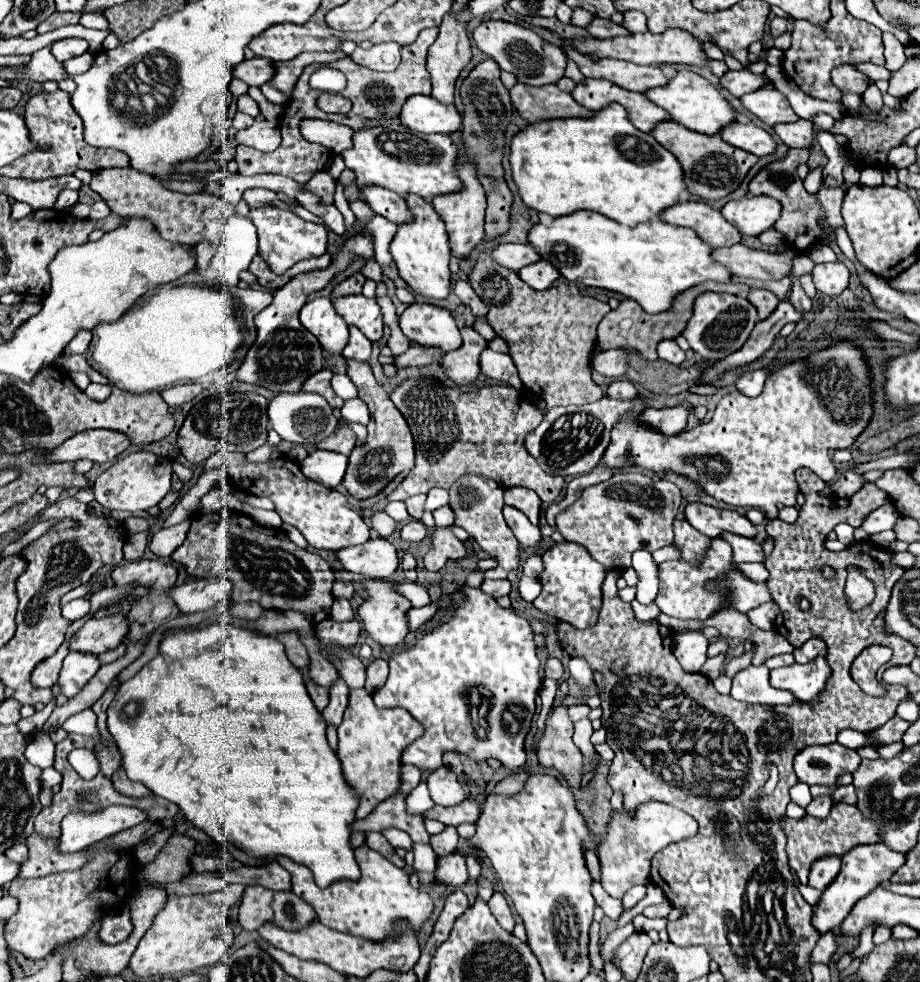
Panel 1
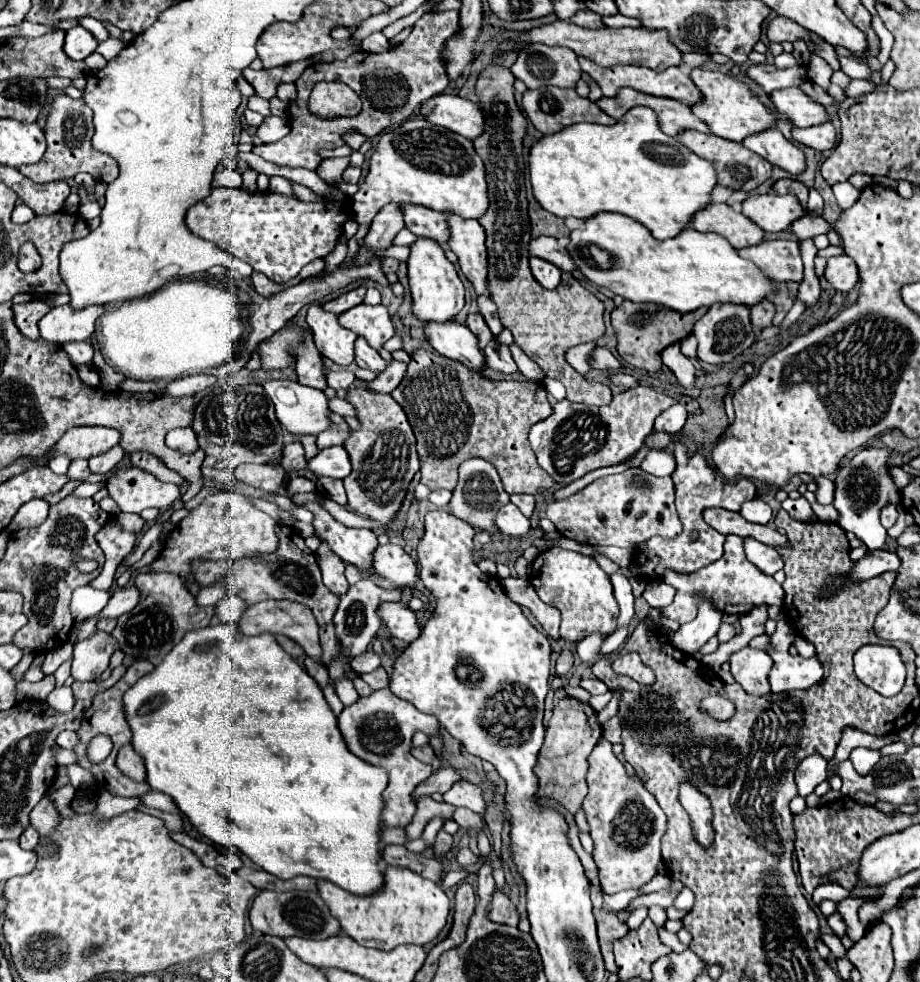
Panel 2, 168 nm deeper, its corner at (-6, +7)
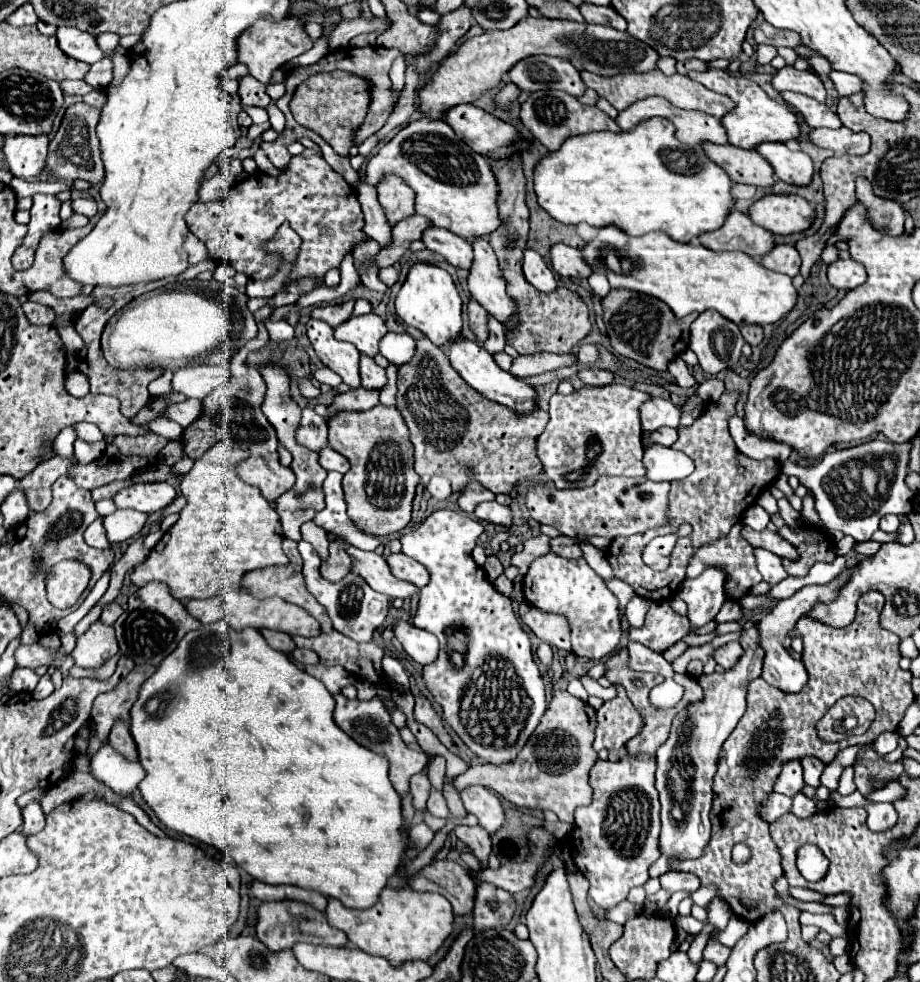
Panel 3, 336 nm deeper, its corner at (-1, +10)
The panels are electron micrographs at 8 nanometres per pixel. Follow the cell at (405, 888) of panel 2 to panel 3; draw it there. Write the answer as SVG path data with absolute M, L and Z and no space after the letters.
M384 888L378 902L366 910L350 910L338 900L328 900L326 918L330 926L342 930L352 946L386 958L392 966L402 966L404 962L424 960L434 956L444 940L452 932L454 912L450 902L440 894L416 892L412 888Z

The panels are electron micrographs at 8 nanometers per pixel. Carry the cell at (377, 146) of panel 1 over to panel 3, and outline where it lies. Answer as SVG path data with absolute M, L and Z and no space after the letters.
M420 118L416 122L410 122L406 128L402 128L388 144L380 148L376 156L370 158L366 166L366 182L372 186L378 186L384 174L398 174L404 178L404 182L416 192L416 212L422 216L428 216L436 228L446 228L460 238L474 240L474 238L490 236L500 226L500 216L496 206L500 190L494 178L494 172L490 168L490 162L484 160L482 154L466 146L446 122L432 122L426 118Z

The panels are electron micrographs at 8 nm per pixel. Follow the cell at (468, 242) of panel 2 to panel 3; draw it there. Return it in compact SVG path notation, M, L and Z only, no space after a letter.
M482 238L470 240L470 244L474 248L474 262L468 276L470 294L486 308L490 316L508 326L508 330L516 330L520 324L518 308L506 292L506 280L502 276L494 250Z

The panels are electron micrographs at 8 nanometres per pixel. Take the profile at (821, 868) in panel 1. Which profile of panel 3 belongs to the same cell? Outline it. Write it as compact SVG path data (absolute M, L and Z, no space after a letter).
M790 888L790 896L804 902L820 902L824 898L822 894L816 894L814 890L806 890L806 888Z

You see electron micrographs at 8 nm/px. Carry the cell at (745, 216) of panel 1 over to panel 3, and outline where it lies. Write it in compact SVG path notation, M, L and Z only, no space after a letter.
M768 194L754 202L750 218L772 234L796 234L812 226L816 218L814 206L796 194Z

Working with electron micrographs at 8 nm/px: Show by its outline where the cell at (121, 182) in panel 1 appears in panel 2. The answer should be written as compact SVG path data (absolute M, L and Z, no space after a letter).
M217 187L187 211L185 225L197 237L243 259L255 271L265 273L277 283L285 283L309 261L327 257L343 233L345 221L351 217L351 207L345 201L327 199L321 203L303 203L271 191L245 193L243 189Z

